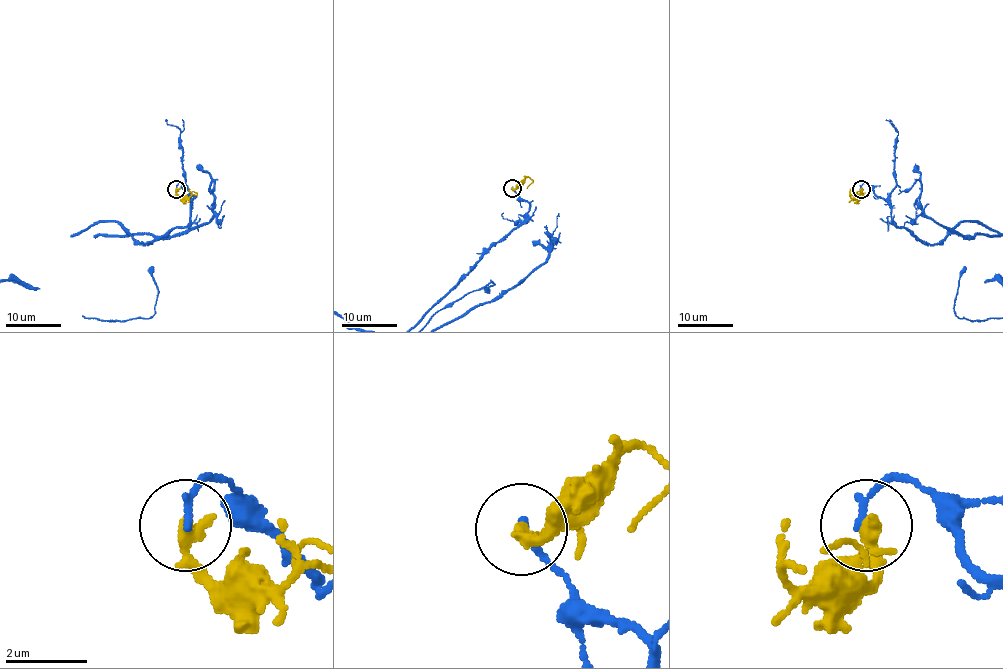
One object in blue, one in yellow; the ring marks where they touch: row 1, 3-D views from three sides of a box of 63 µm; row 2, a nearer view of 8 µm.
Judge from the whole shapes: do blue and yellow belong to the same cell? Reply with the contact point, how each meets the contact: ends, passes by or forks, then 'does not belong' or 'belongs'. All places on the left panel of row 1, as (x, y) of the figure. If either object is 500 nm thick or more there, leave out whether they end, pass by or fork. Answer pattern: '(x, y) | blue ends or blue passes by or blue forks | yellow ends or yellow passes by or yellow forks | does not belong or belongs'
(176, 189) | blue ends | yellow ends | does not belong

